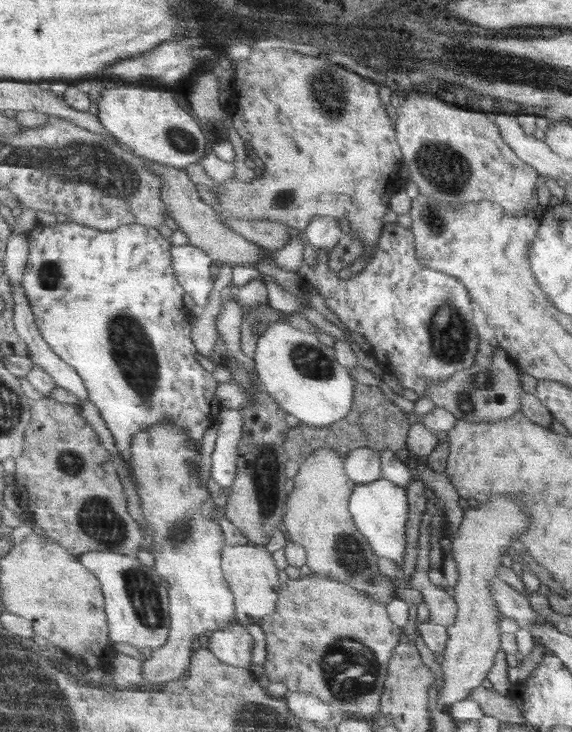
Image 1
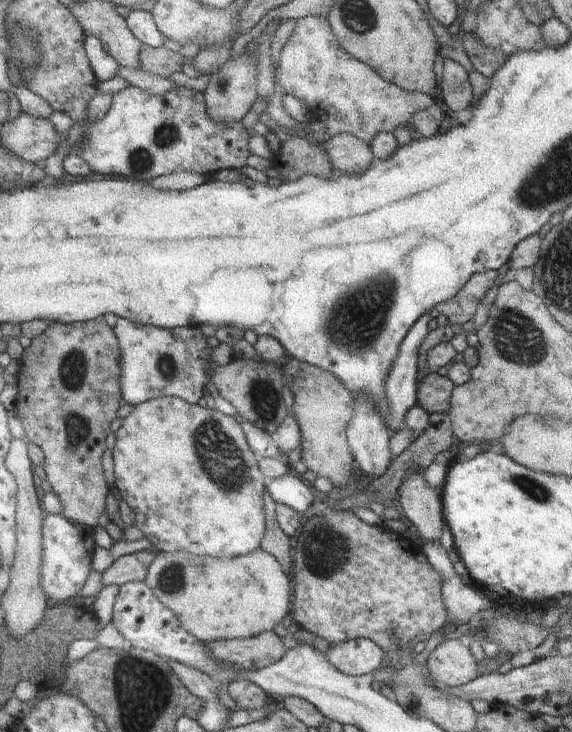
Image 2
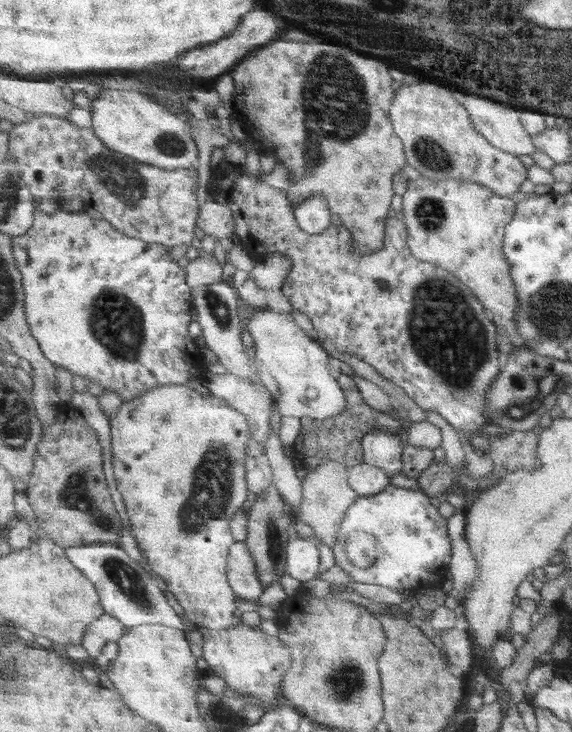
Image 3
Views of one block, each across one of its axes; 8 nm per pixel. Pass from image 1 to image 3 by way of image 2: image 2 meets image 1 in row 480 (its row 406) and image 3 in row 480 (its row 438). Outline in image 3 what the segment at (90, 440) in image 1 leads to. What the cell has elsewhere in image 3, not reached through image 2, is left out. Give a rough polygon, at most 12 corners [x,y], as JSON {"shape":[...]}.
{"shape":[[70,401],[27,481],[59,546],[121,545],[96,430]]}

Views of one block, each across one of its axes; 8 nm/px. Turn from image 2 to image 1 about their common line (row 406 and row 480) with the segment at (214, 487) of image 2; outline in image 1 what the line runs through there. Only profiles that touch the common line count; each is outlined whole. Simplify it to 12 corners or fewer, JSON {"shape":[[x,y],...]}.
{"shape":[[175,423],[136,434],[132,475],[170,584],[144,684],[183,678],[199,634],[237,622],[201,482]]}

